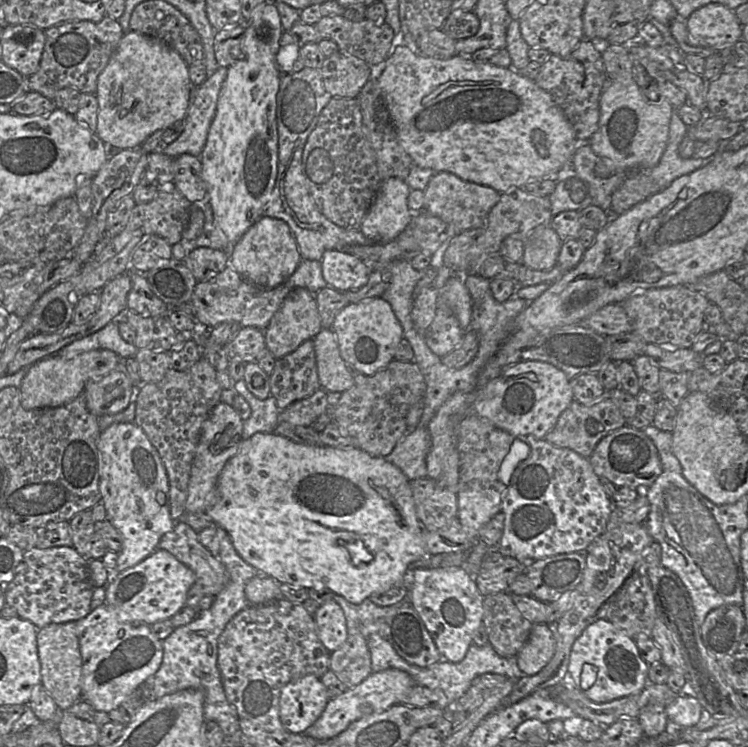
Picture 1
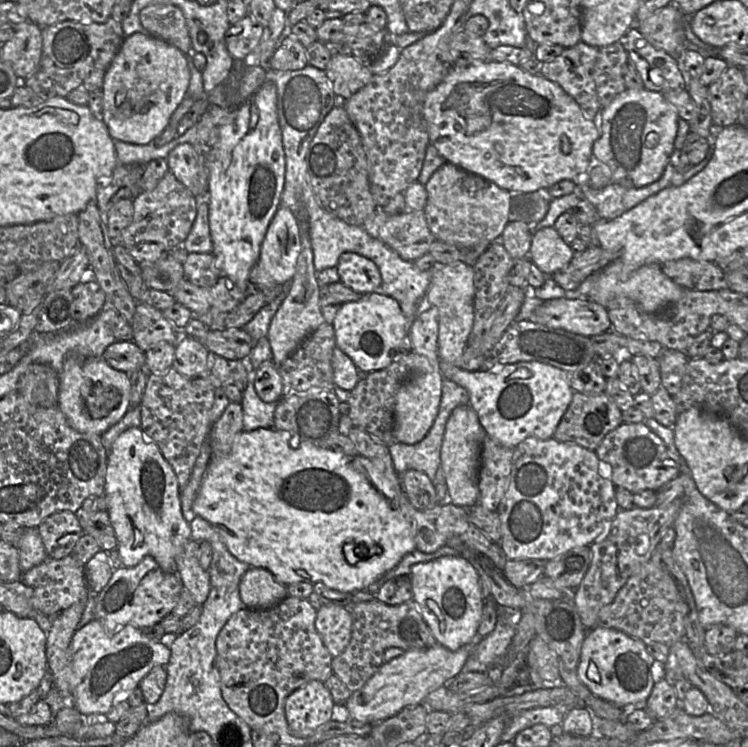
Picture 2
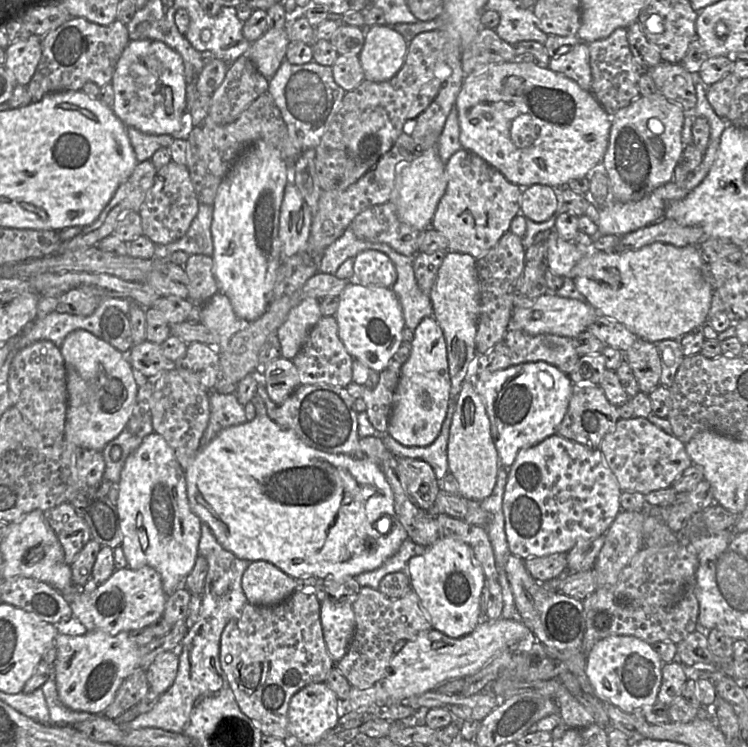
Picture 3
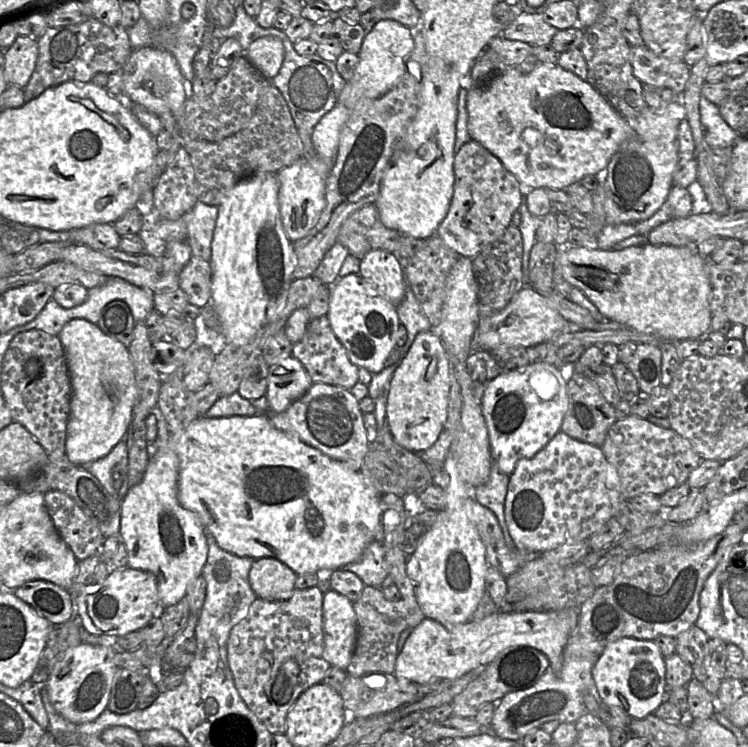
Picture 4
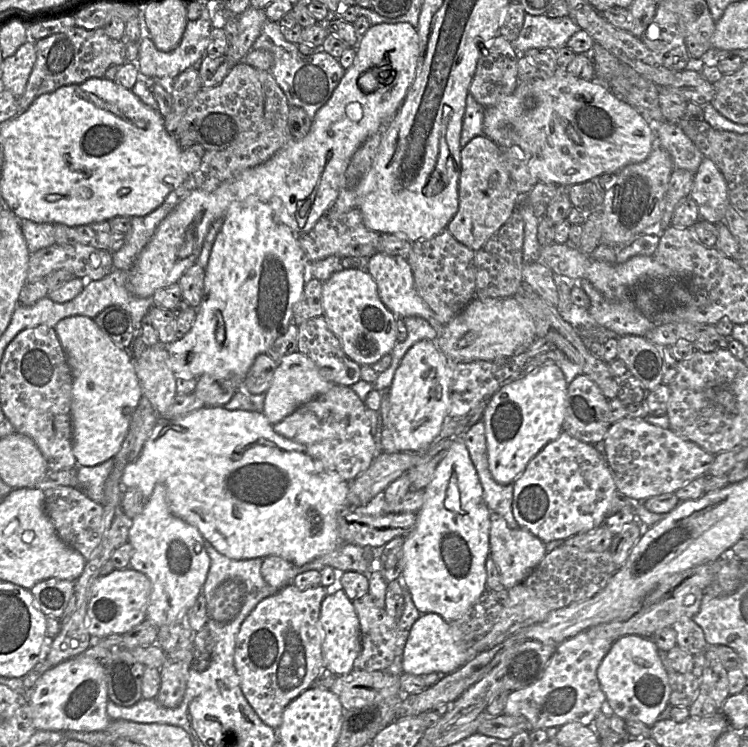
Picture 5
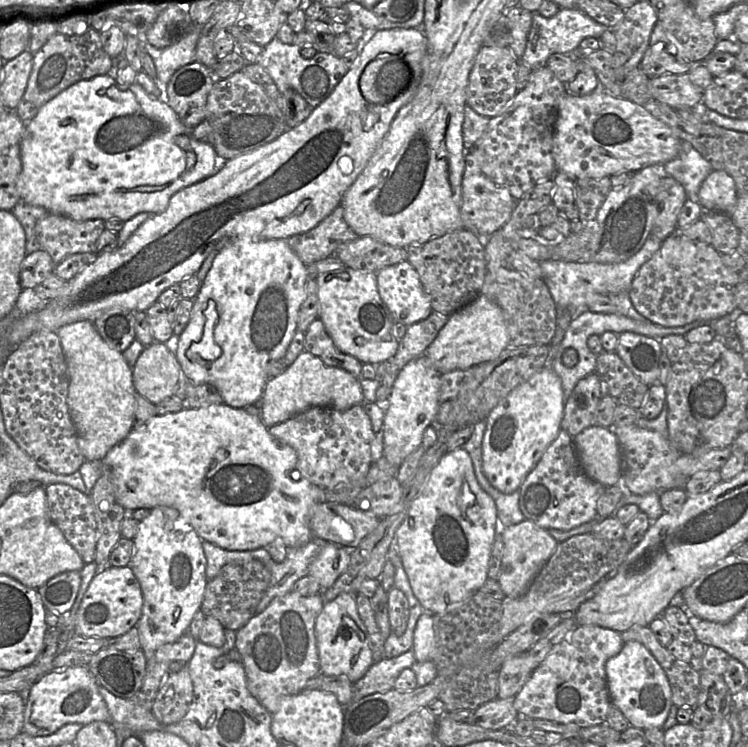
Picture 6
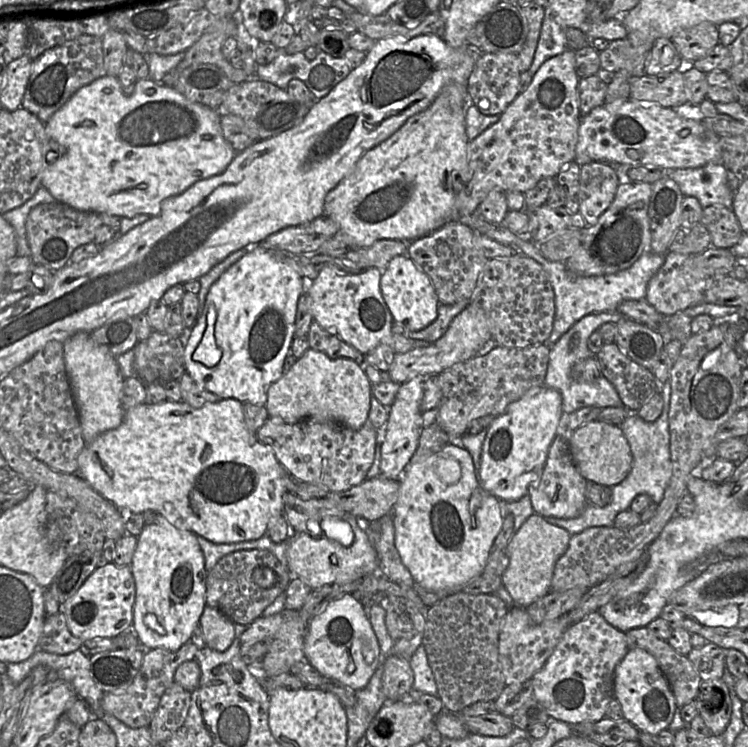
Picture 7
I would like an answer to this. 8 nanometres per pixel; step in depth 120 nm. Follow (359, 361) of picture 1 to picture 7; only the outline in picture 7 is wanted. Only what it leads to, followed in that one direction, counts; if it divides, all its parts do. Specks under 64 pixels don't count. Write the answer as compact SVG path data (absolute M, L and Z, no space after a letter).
M336 266L323 267L315 279L306 280L306 291L314 320L324 330L339 337L363 355L379 344L390 346L395 353L428 346L428 341L393 333L394 319L381 294L381 274L382 270L376 267L361 272L346 272Z

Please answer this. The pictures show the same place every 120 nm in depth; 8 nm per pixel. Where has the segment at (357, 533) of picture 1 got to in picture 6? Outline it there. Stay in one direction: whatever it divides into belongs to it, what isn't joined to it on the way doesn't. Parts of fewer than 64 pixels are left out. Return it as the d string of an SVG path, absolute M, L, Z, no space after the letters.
M224 403L210 404L201 408L185 408L175 413L156 415L144 425L132 428L128 436L113 447L102 460L103 474L106 474L113 485L117 502L128 512L139 508L149 510L155 507L172 507L179 512L177 522L189 524L202 540L231 551L250 551L265 548L277 538L281 538L287 548L297 548L306 545L313 539L312 531L307 524L307 515L315 503L327 501L324 489L312 484L305 478L295 481L291 473L297 468L296 451L284 442L274 438L259 416L249 414L244 408L233 408Z

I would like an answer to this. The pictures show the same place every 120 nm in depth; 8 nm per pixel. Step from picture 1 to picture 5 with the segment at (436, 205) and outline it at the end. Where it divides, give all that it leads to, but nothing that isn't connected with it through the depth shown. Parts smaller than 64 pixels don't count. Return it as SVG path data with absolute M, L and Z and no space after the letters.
M477 136L461 149L459 208L447 230L477 252L509 220L521 199L508 172L502 148L486 136Z

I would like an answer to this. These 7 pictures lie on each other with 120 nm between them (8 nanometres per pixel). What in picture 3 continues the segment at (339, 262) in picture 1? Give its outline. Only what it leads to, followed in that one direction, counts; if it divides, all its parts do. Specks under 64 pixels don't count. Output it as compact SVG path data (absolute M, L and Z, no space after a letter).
M367 249L359 252L353 259L353 274L357 282L388 288L391 288L395 283L396 268L385 253Z

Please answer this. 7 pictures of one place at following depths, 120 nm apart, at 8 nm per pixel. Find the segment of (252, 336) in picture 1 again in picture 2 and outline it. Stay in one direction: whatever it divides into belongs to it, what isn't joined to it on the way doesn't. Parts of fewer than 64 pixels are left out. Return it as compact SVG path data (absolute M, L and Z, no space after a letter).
M244 328L208 330L204 339L198 340L209 352L227 360L241 360L251 353L256 342Z

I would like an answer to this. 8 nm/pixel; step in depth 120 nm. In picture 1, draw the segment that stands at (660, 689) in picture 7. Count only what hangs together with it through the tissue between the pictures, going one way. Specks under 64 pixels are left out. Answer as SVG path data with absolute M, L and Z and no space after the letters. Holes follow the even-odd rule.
M597 620L587 626L581 635L575 640L571 648L567 673L573 679L573 685L580 690L588 699L597 703L605 703L614 699L633 695L640 692L648 684L649 664L641 659L635 641L618 630L608 620ZM585 664L592 664L597 668L595 683L589 688L581 686L581 672Z

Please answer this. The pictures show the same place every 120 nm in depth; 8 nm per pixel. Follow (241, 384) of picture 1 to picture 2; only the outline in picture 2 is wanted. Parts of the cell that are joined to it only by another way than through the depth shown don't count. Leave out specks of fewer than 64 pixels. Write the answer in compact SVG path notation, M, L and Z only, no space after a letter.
M249 356L241 359L247 371L247 386L243 391L241 402L243 408L243 430L252 431L261 427L272 428L274 427L274 412L279 400L264 402L257 395L254 388L256 369L253 367L252 362L249 363L249 359Z

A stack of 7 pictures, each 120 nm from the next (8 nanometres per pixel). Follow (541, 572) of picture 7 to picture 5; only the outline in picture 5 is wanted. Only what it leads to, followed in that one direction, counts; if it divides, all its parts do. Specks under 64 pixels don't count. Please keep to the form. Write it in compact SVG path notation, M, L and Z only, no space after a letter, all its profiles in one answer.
M491 512L490 521L489 556L499 569L502 585L509 589L522 582L541 562L547 553L546 544L524 528L510 528L505 519L495 512Z

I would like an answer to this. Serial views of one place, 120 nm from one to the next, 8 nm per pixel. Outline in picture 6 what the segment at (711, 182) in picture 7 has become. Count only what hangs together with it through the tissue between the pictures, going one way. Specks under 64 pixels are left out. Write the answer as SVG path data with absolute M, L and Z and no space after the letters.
M682 141L678 156L663 165L663 174L681 183L692 201L697 201L701 184L713 170L711 163L688 141Z

